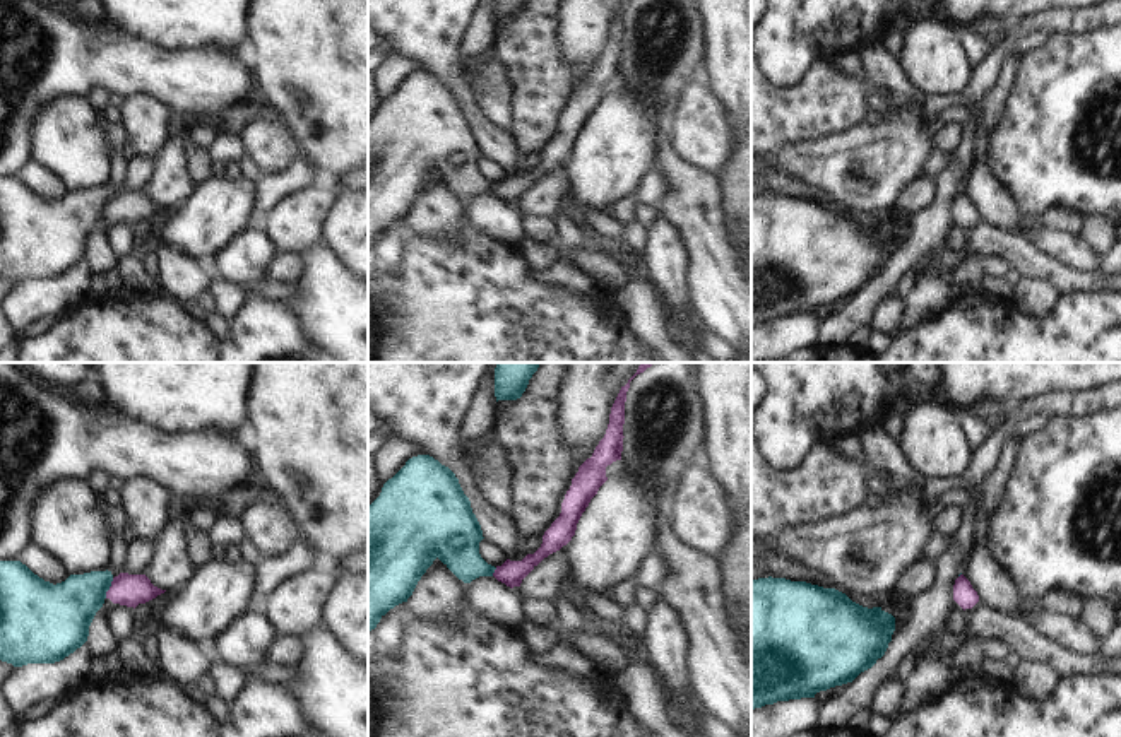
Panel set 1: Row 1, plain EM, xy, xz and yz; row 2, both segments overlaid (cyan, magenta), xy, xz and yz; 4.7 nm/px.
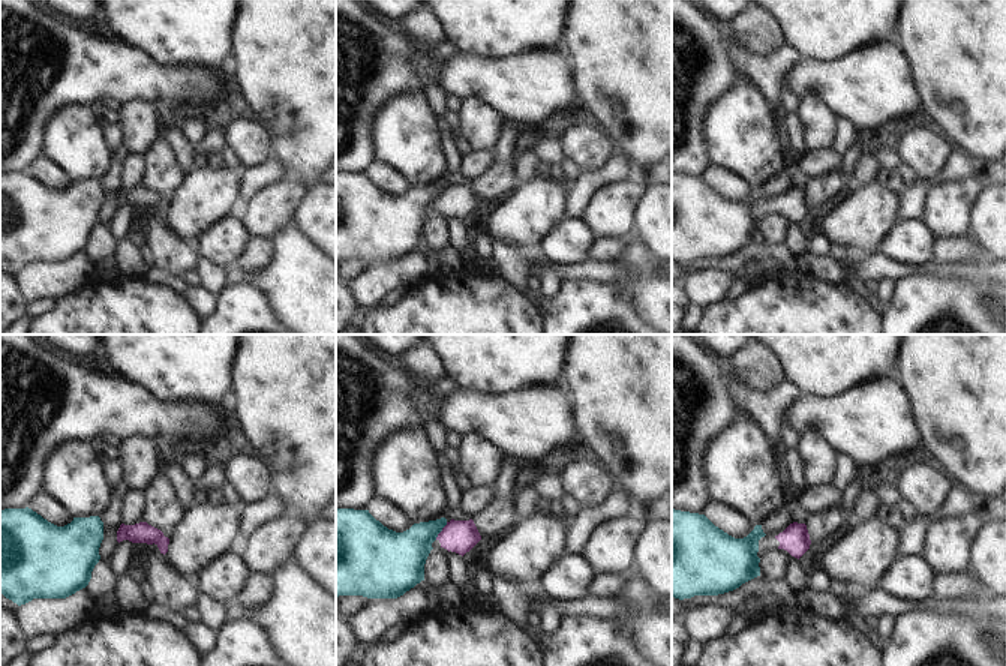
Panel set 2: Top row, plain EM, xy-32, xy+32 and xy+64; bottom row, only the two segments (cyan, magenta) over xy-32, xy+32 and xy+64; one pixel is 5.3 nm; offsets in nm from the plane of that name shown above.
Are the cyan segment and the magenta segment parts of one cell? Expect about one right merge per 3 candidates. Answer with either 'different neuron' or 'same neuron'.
different neuron

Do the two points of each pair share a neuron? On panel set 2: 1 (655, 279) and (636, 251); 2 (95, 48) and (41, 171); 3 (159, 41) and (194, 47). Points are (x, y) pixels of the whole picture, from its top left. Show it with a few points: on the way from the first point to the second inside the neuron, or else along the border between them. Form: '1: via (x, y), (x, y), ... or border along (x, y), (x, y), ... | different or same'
1: via (648, 272), (639, 258) | same
2: border along (42, 153), (27, 170) | different
3: via (168, 41), (185, 41) | same

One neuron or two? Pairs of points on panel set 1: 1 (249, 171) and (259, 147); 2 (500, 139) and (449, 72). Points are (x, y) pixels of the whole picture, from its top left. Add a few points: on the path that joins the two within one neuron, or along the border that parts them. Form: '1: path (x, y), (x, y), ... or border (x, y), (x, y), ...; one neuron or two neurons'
1: border (245, 153), (264, 173); two neurons
2: path (483, 123), (474, 115), (464, 89); one neuron

